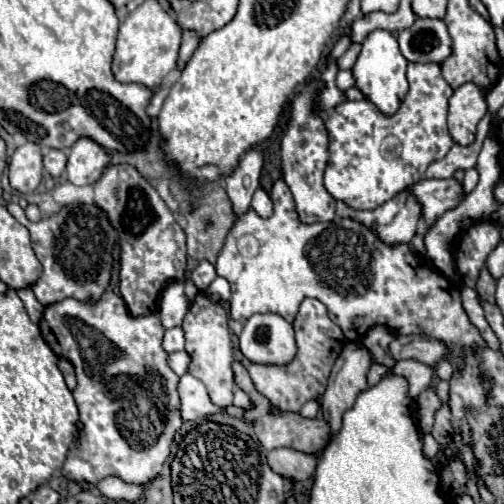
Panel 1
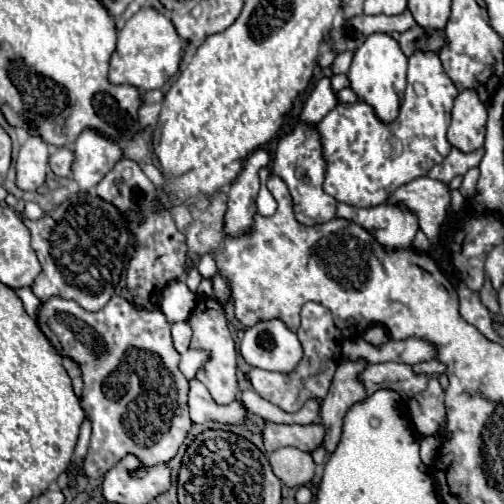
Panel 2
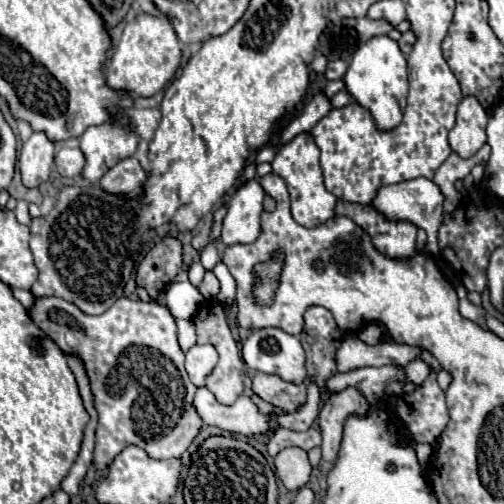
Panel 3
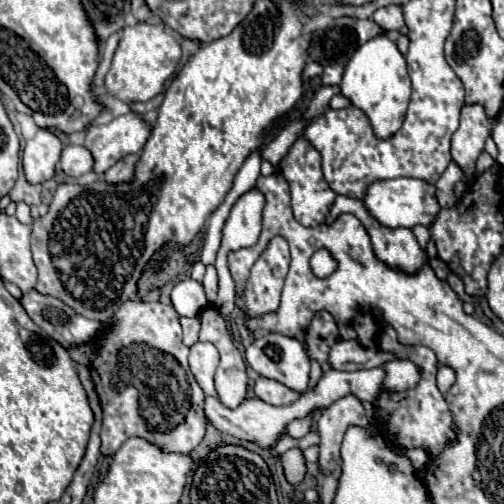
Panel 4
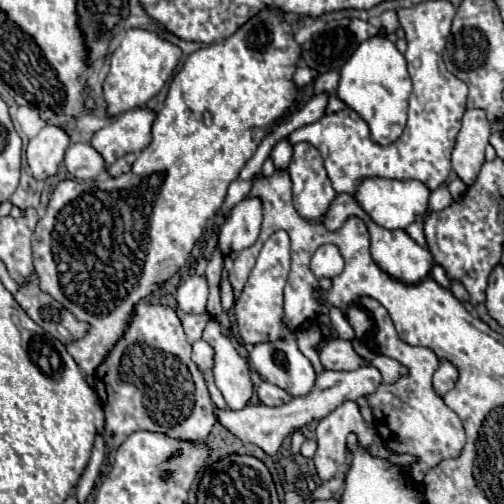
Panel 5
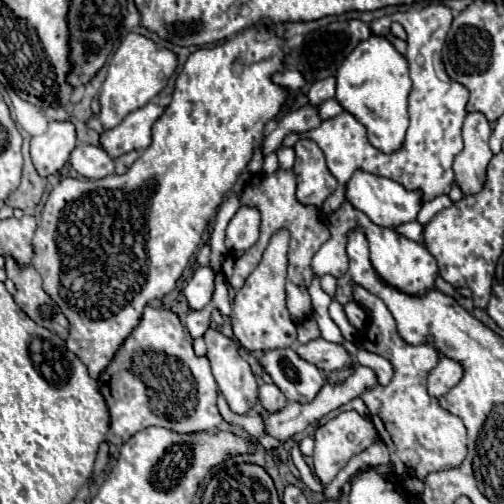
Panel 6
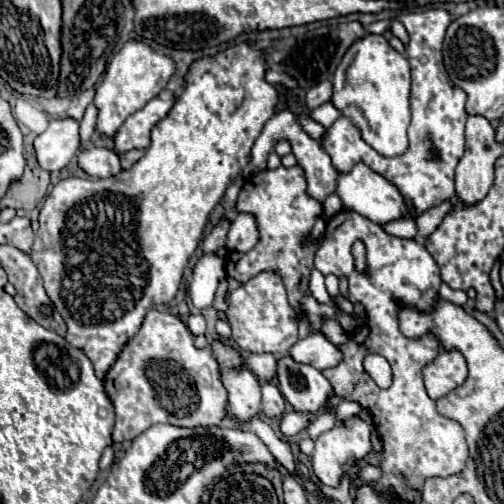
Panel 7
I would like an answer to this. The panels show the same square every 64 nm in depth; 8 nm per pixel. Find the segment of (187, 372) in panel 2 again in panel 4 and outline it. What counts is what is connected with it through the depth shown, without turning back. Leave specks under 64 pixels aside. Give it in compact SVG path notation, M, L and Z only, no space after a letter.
M196 342L190 348L190 356L188 356L188 364L190 364L190 372L194 374L194 380L200 384L200 388L204 392L208 392L210 396L216 396L214 390L214 370L218 364L218 350L214 344L208 342Z

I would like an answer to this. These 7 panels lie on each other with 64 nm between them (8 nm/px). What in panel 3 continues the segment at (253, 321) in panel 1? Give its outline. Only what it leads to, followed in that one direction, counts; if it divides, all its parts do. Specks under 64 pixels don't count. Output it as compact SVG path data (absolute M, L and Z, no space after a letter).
M282 328L252 330L242 342L242 358L252 370L276 374L296 384L304 380L304 348L298 336Z

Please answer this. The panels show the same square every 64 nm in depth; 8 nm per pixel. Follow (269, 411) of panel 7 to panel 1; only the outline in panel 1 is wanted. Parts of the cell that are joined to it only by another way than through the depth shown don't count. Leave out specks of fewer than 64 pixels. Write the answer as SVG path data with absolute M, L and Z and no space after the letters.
M314 298L302 300L292 326L294 326L294 334L296 334L298 352L296 352L294 360L288 362L288 366L252 362L248 368L256 390L262 396L266 396L274 406L278 406L280 410L286 410L286 412L298 412L304 406L304 402L322 398L324 388L328 384L328 372L332 370L336 356L342 352L342 346L346 344L342 330L328 318L328 310L324 308L324 304Z

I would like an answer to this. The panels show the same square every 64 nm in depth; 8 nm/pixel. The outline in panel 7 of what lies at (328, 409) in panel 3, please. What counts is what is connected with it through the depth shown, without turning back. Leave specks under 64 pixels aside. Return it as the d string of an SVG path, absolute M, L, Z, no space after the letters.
M350 416L342 422L336 422L334 428L330 428L328 432L320 434L316 438L316 448L312 454L312 468L314 468L314 474L318 476L318 480L322 484L336 488L340 484L340 478L344 476L344 472L348 470L348 464L352 464L354 460L362 458L364 454L368 454L372 450L372 444L370 444L372 430L374 430L374 426L370 422L366 422L358 416Z

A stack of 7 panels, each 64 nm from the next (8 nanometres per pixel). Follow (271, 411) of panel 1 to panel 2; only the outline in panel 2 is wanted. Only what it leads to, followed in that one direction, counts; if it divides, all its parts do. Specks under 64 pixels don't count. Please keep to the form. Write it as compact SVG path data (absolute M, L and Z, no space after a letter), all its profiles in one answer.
M266 422L264 430L262 430L266 452L274 452L276 448L282 448L282 446L294 446L298 450L312 452L314 448L318 448L322 444L324 434L326 434L324 424L300 426L300 424Z

